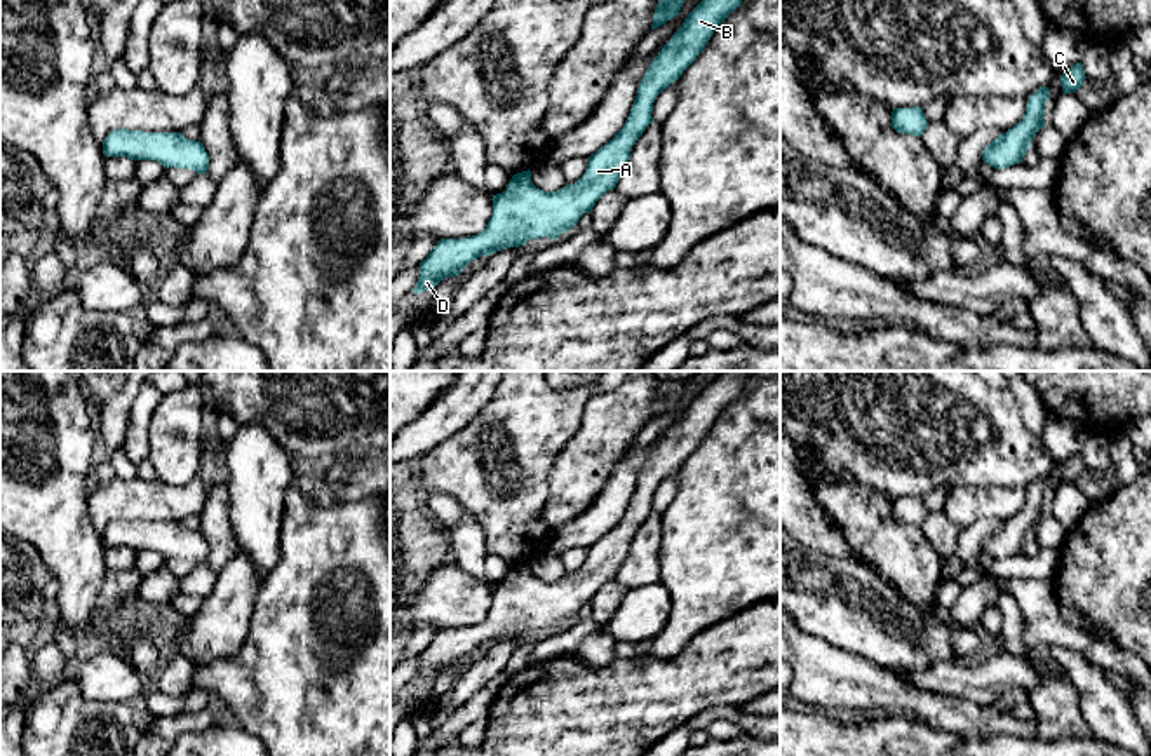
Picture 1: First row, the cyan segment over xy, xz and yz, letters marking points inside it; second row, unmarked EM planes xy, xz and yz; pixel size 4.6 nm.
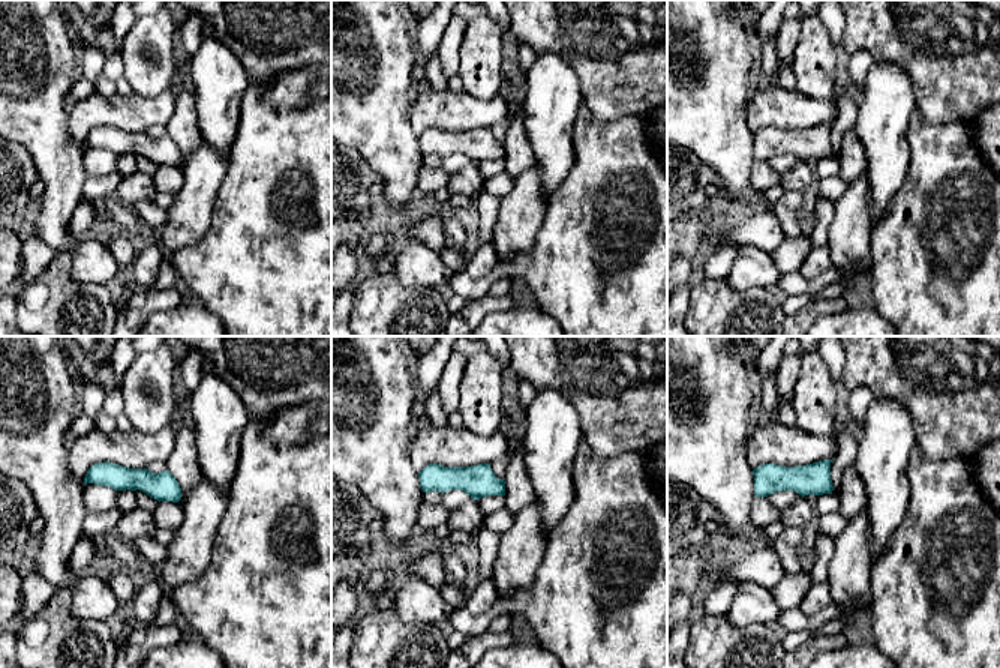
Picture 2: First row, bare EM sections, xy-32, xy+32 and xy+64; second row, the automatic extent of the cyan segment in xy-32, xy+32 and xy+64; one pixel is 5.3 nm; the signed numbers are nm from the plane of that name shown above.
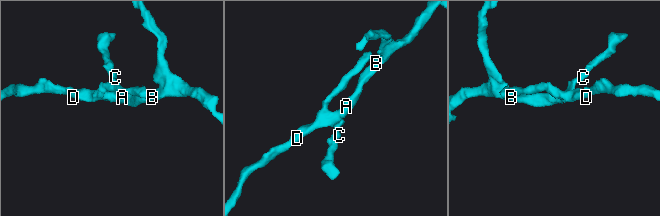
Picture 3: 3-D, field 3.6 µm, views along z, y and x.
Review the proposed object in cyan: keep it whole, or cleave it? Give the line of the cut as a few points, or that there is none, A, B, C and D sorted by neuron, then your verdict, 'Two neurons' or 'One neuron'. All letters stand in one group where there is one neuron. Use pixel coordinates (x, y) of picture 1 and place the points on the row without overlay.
No split. Groups: A B C D. One neuron

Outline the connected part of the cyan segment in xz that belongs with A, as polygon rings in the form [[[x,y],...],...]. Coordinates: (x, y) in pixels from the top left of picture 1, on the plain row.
[[[721,371],[684,409],[646,460],[623,517],[589,547],[583,566],[557,582],[531,573],[531,561],[512,566],[507,580],[493,585],[493,604],[482,622],[463,629],[442,629],[420,653],[414,685],[434,681],[446,667],[474,650],[500,639],[524,636],[531,629],[557,629],[590,603],[623,564],[630,540],[653,512],[656,486],[676,472],[703,441],[717,416],[740,397],[756,371]]]

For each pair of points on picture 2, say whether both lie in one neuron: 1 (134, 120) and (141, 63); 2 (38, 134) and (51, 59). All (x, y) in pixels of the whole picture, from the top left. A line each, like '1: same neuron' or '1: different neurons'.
1: different neurons
2: same neuron

